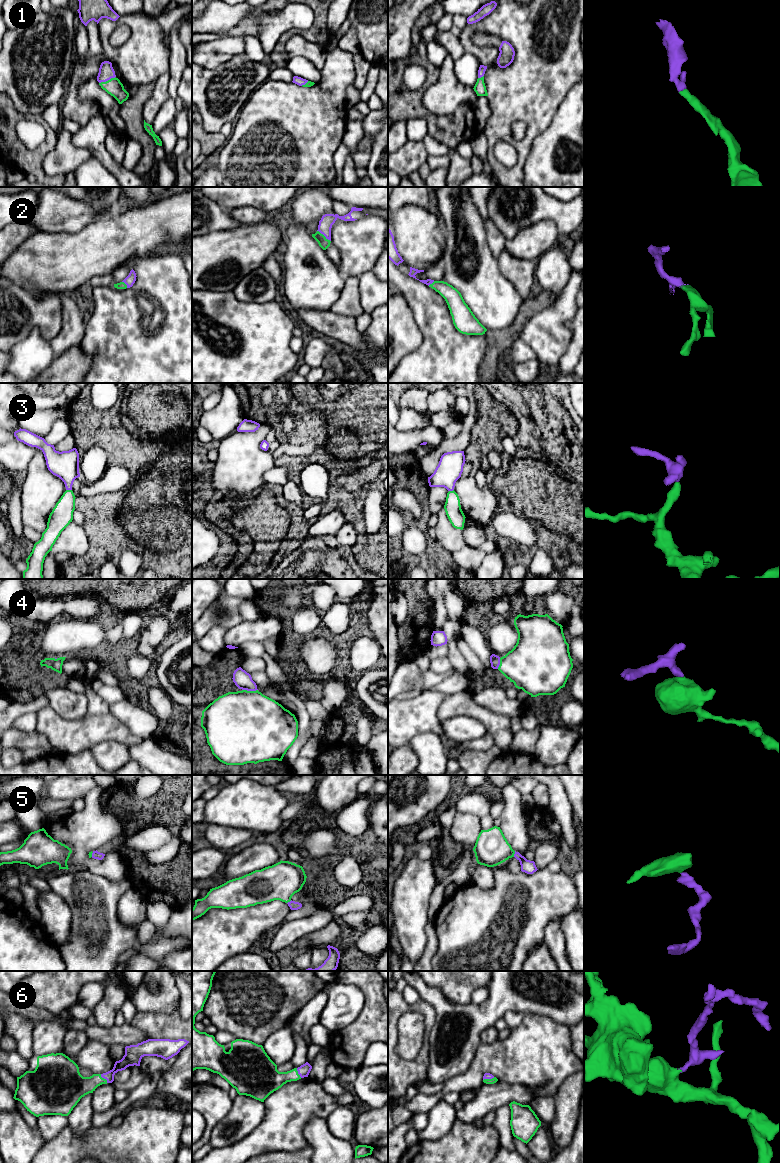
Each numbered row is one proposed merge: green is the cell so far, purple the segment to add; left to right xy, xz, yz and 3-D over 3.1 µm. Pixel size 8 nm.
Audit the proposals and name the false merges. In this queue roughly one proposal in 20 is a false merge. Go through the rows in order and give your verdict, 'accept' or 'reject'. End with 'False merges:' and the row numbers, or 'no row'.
1: accept
2: accept
3: accept
4: accept
5: accept
6: accept
False merges: no row

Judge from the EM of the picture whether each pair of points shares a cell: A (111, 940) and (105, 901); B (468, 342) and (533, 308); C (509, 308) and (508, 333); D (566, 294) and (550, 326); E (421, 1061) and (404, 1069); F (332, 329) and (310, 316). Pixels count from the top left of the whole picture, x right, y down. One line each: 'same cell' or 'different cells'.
A: same cell
B: different cells
C: different cells
D: same cell
E: same cell
F: same cell

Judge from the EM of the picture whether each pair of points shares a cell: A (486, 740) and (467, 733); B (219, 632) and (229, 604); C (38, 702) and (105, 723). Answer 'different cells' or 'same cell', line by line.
A: different cells
B: different cells
C: different cells

